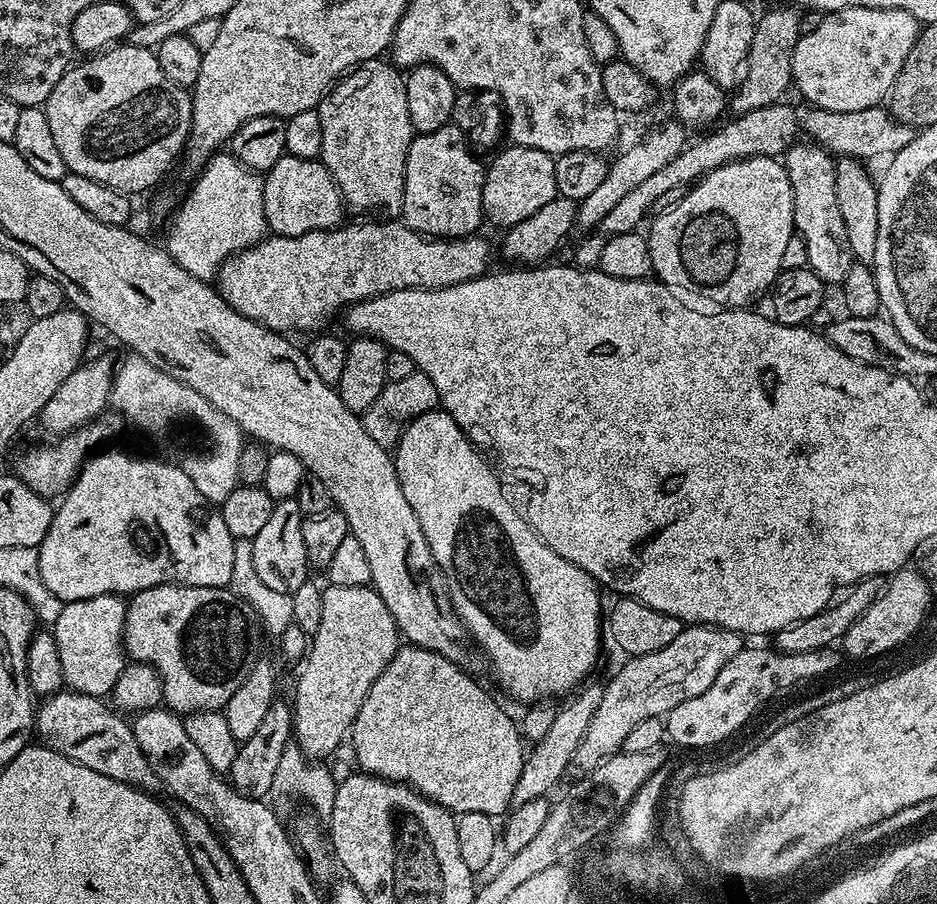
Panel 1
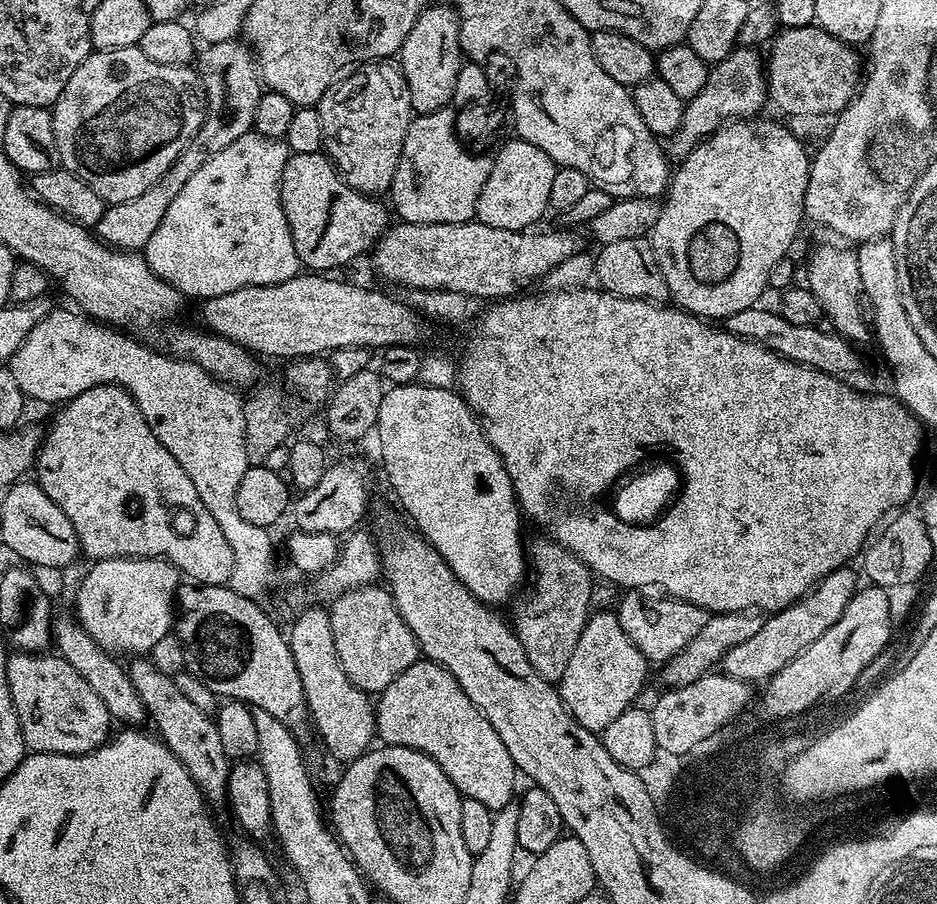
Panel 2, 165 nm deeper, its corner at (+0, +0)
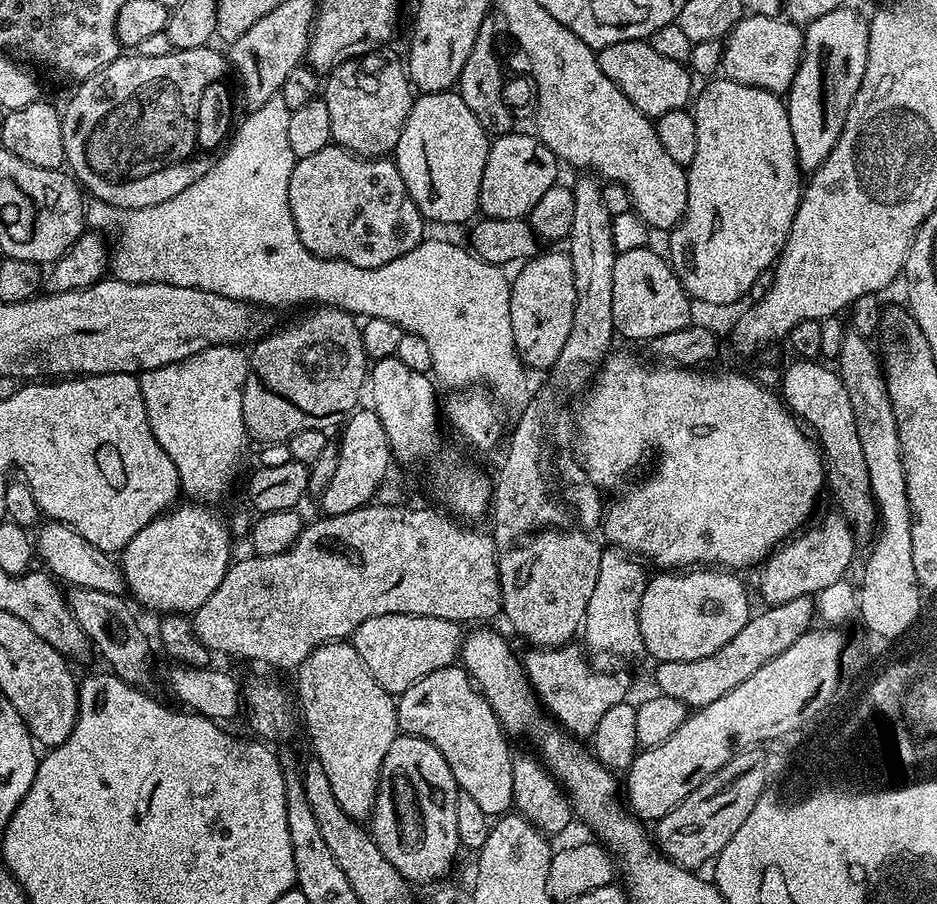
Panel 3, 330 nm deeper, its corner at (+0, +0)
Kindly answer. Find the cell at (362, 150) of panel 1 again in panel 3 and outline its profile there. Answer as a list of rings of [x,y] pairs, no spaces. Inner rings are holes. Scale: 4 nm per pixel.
[[[368,50],[365,56],[345,58],[327,73],[322,84],[322,99],[326,102],[326,110],[330,110],[330,130],[333,141],[349,152],[365,158],[384,158],[395,153],[398,138],[402,138],[402,126],[406,126],[406,118],[412,109],[414,88],[408,78],[405,61],[400,60],[388,50]]]

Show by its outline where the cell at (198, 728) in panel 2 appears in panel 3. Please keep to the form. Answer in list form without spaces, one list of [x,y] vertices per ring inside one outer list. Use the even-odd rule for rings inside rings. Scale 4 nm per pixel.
[[[69,587],[66,595],[74,614],[74,622],[82,626],[91,647],[95,651],[97,648],[101,658],[109,664],[105,665],[128,684],[148,686],[152,680],[152,648],[148,645],[147,634],[140,629],[140,624],[132,613],[133,605],[124,596],[106,594],[103,590]]]

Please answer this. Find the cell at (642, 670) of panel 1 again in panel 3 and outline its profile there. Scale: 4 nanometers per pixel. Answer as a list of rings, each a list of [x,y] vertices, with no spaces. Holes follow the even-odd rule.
[[[833,510],[825,520],[814,524],[789,536],[763,561],[759,569],[760,596],[765,605],[794,602],[794,598],[803,596],[815,597],[817,592],[826,590],[826,586],[834,586],[834,582],[849,575],[848,567],[852,564],[858,541],[848,520]]]

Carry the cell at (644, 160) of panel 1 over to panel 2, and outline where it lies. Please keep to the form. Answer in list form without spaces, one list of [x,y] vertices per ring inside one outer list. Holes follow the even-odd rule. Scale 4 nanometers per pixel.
[[[737,46],[729,56],[709,67],[706,86],[702,86],[702,90],[698,90],[698,94],[685,103],[682,126],[670,138],[673,157],[687,156],[700,141],[707,140],[725,124],[755,117],[759,113],[756,111],[769,103],[766,64],[761,53],[760,56],[758,53],[755,47]]]

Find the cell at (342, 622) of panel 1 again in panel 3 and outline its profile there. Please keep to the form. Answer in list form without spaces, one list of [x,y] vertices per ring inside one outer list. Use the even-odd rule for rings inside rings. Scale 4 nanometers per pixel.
[[[382,614],[378,618],[366,618],[366,622],[359,624],[352,631],[350,643],[358,650],[358,658],[362,658],[374,682],[389,694],[399,694],[426,678],[426,674],[457,663],[462,643],[460,628],[457,621],[437,616]]]

